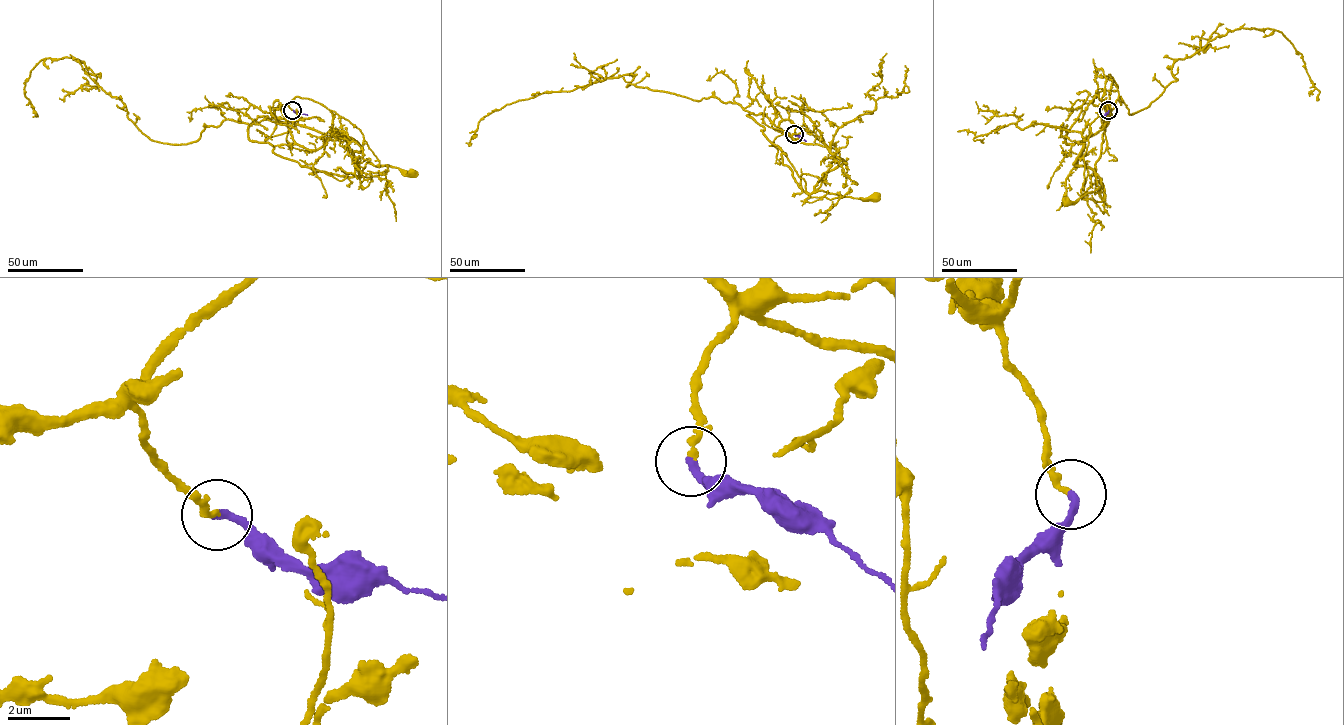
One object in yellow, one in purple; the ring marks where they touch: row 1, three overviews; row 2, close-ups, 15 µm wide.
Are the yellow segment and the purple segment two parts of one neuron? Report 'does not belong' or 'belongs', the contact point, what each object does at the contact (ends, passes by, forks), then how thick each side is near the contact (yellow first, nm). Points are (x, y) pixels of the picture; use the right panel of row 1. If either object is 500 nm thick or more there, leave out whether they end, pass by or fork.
belongs; place (1108, 110); yellow ends; purple ends; calibres 190 and 240 nm

